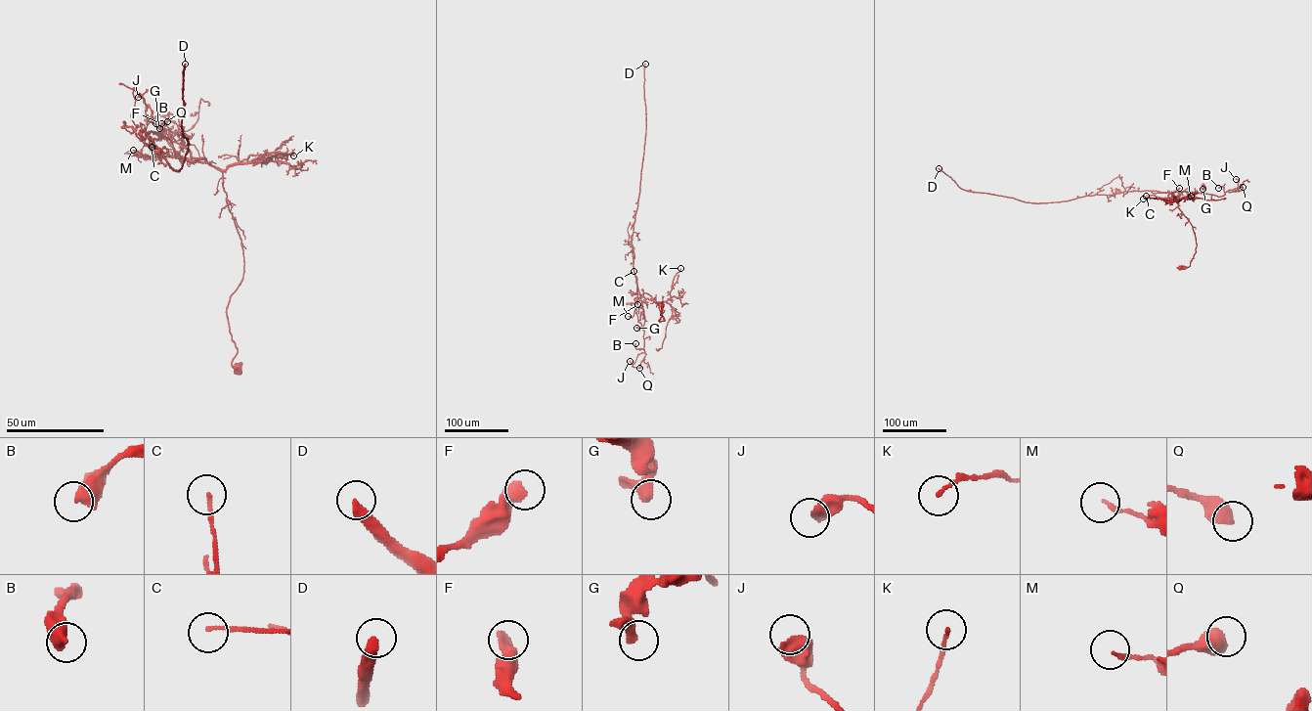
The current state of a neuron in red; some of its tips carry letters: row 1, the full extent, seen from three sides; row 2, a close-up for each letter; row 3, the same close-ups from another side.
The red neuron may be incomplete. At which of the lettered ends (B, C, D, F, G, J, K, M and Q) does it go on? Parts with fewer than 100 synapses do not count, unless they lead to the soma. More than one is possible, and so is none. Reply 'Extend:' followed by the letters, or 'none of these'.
Extend: D

